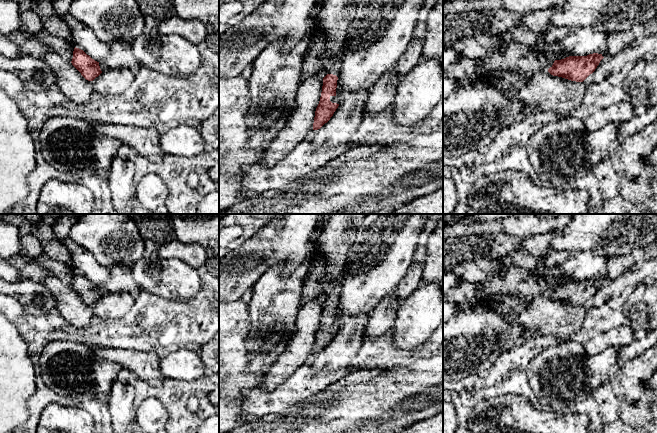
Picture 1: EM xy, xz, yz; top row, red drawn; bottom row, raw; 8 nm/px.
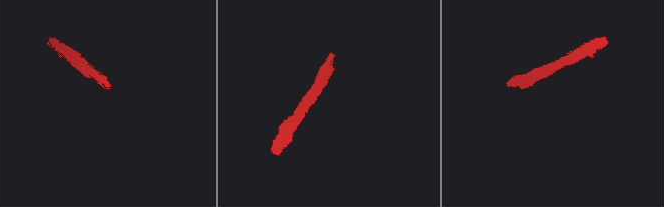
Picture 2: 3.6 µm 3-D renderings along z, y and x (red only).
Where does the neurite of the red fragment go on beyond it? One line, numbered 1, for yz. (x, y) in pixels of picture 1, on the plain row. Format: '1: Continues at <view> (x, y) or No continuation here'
1: No continuation here

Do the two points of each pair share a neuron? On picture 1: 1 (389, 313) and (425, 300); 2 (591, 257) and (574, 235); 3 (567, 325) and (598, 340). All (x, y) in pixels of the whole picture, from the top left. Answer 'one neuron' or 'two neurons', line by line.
1: two neurons
2: two neurons
3: two neurons

